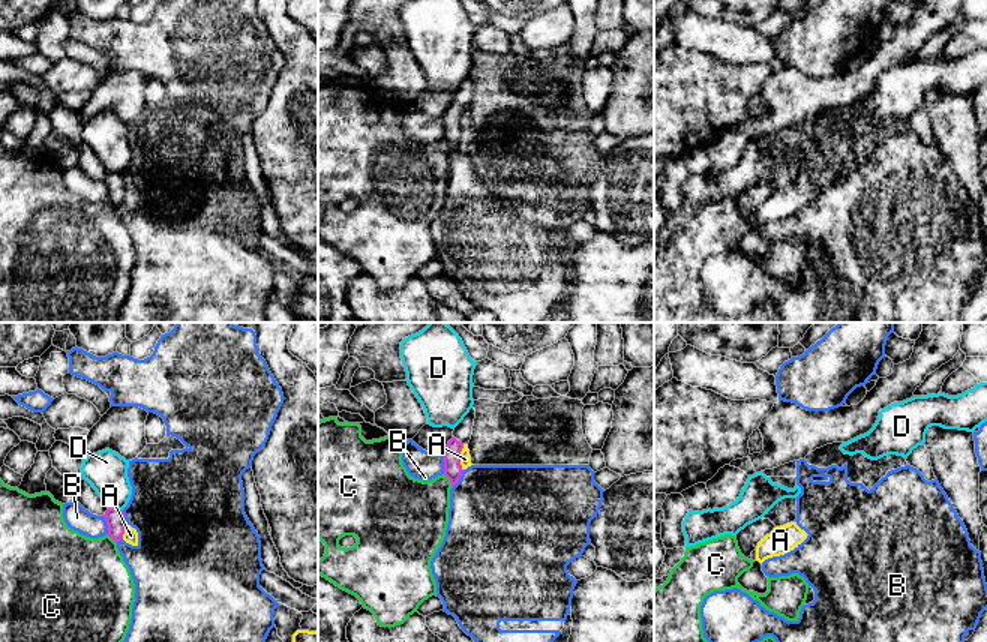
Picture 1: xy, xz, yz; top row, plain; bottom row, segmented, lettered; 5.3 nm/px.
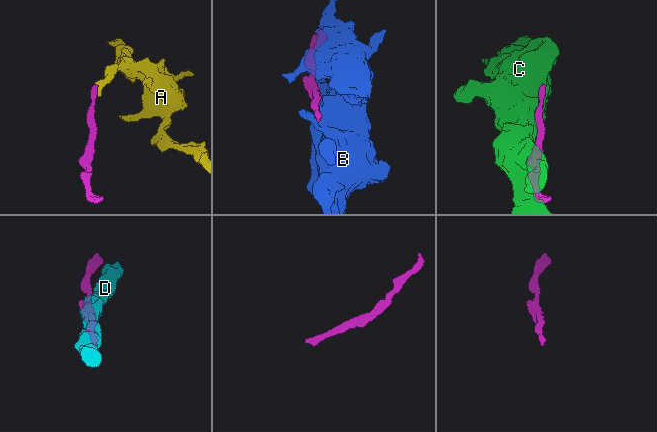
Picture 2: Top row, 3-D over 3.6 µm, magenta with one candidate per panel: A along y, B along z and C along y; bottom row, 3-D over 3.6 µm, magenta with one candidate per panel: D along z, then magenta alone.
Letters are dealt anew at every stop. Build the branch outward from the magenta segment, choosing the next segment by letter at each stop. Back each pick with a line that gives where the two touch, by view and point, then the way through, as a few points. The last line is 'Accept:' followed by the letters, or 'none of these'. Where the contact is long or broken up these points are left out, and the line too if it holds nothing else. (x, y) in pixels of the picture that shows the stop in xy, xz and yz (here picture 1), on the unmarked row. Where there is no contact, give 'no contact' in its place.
Accept: none of these

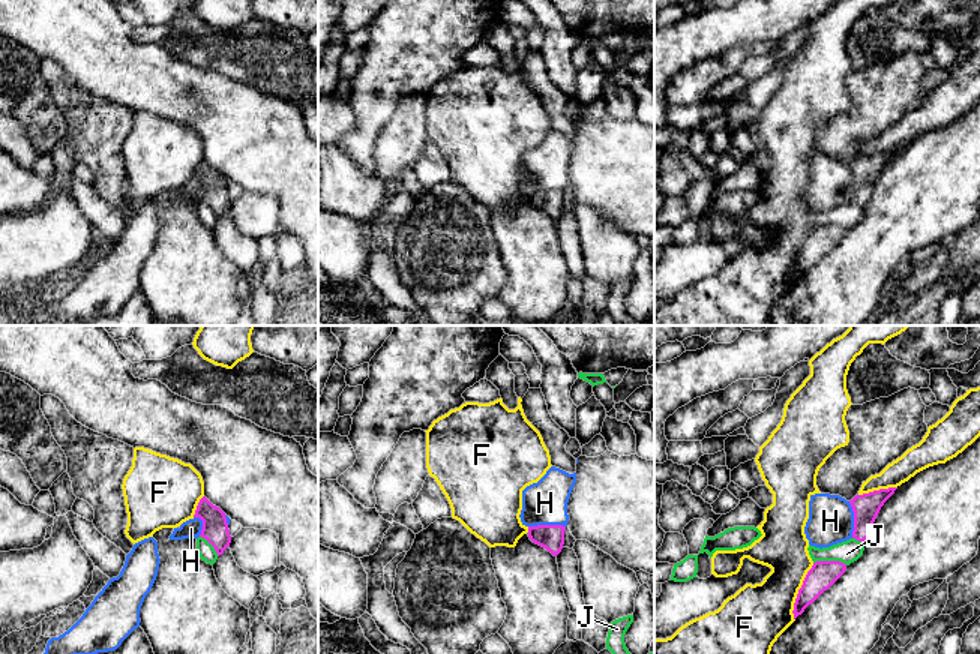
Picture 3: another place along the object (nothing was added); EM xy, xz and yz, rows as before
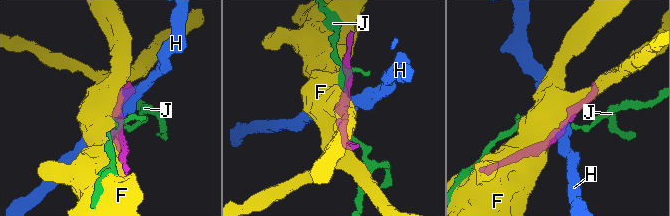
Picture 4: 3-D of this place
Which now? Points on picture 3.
Accept: none of these

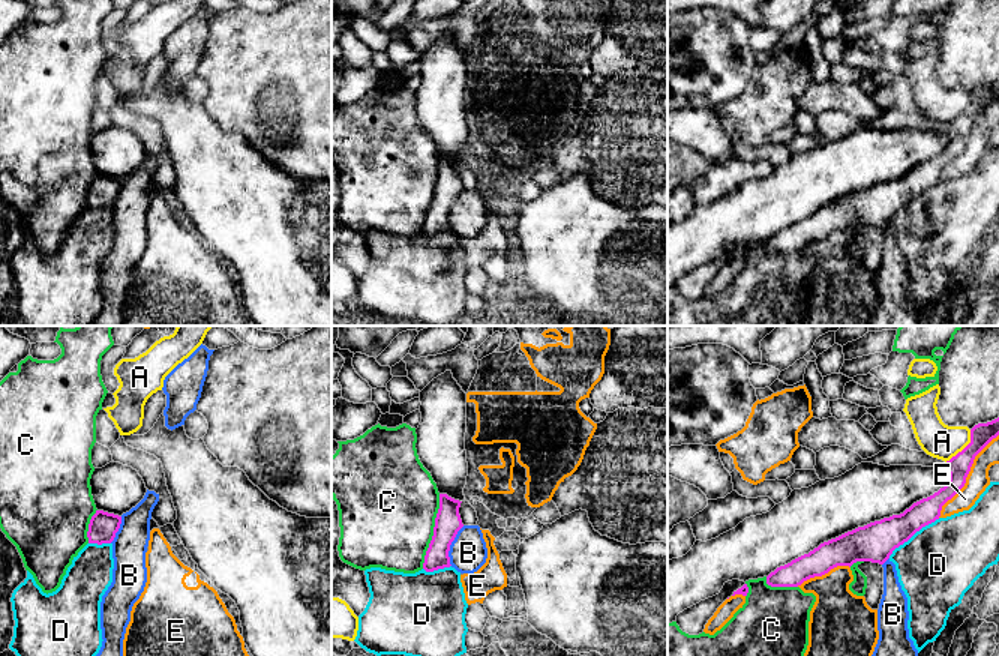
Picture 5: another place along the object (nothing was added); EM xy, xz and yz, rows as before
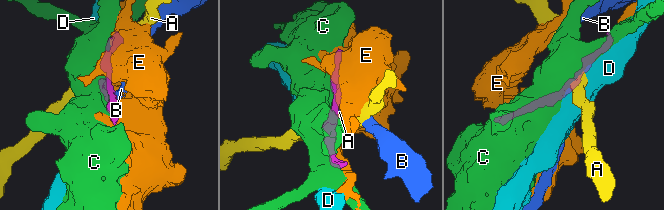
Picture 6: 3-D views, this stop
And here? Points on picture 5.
Accept: none of these

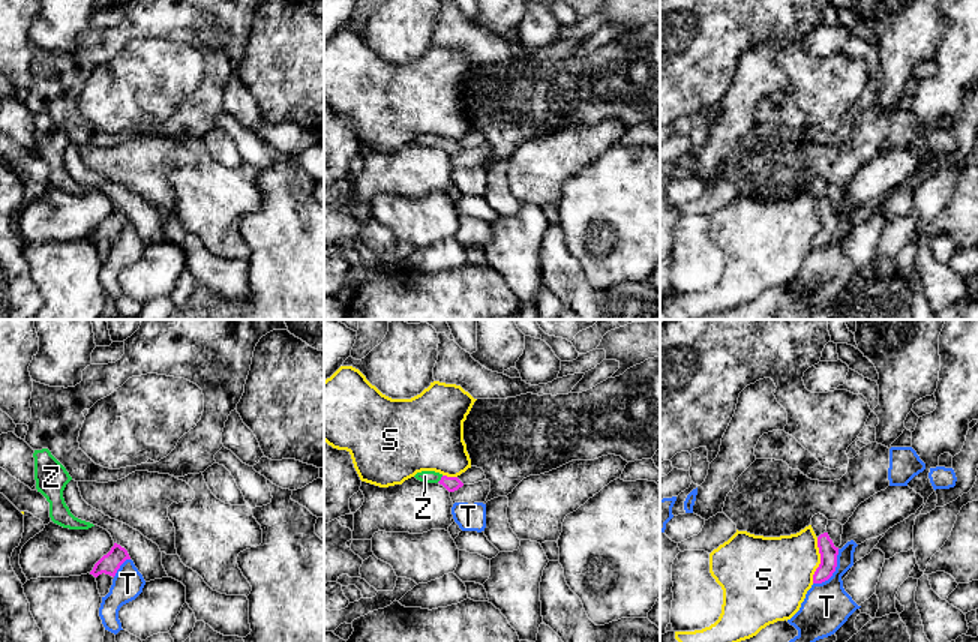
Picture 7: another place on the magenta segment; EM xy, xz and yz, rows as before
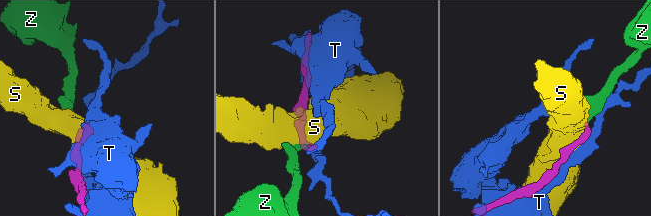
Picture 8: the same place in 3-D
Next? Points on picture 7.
Z: contact xz (441, 143); way xz (450, 147), (441, 143), (425, 140)
Accept: Z

